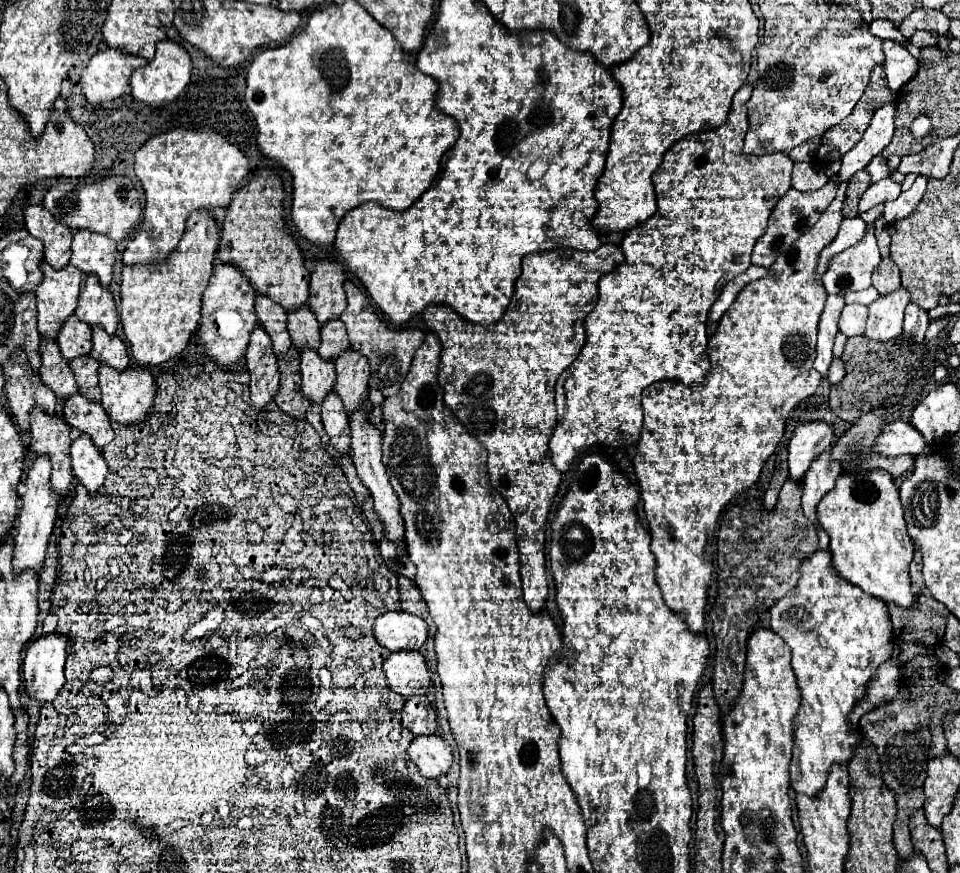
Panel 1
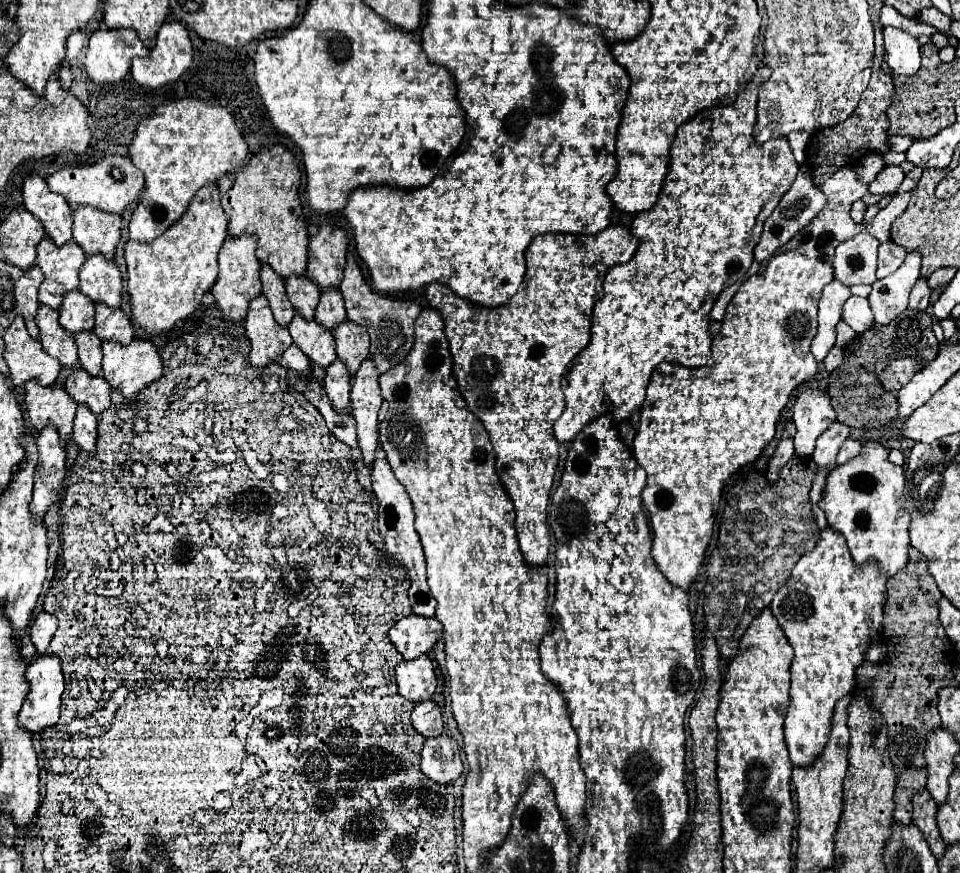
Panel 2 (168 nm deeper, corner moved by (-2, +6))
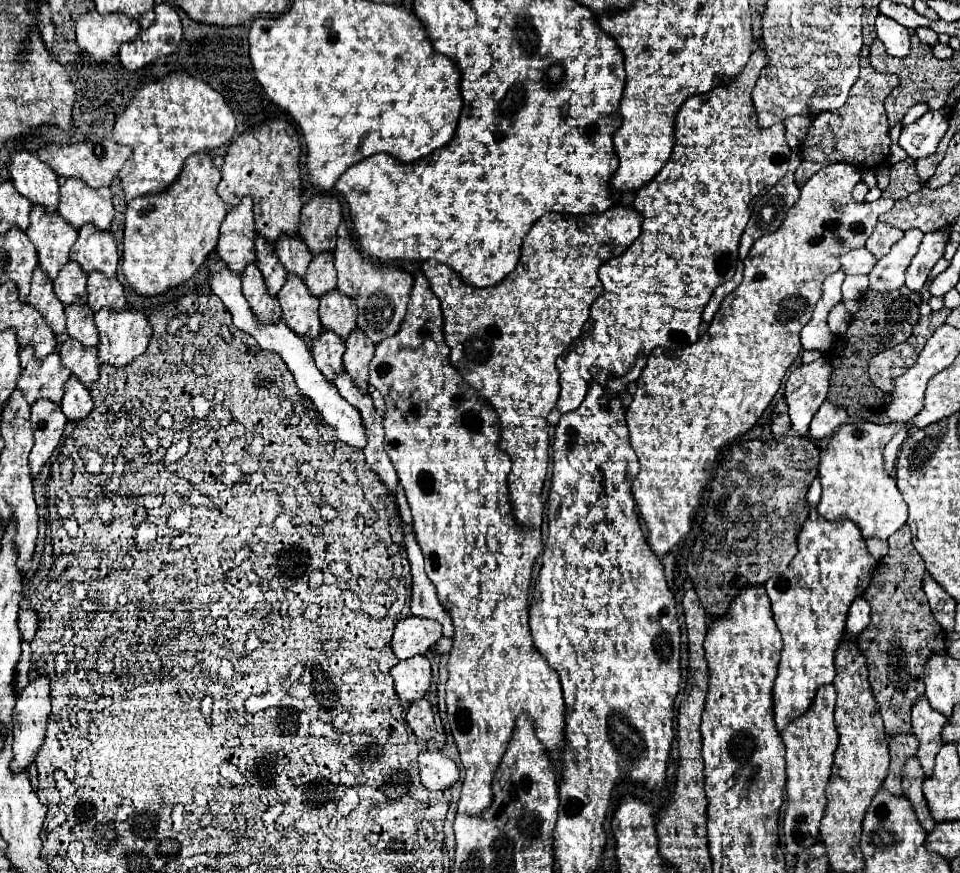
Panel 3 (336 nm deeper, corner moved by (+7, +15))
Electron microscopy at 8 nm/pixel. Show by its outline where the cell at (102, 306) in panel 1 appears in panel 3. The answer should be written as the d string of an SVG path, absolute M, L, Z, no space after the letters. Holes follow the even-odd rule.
M83 225L79 231L79 239L71 247L73 261L81 265L83 271L101 271L107 277L115 277L115 269L119 263L119 253L115 239L109 231L101 231L95 225Z

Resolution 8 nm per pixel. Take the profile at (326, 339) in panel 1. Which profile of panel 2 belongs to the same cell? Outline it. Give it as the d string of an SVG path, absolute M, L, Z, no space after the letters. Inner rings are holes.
M326 290L326 294L320 296L320 304L316 308L314 320L326 330L334 330L336 326L340 326L342 322L348 320L340 290Z

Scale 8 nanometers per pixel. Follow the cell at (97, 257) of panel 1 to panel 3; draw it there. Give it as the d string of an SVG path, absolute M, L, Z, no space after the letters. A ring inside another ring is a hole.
M71 177L61 185L59 213L75 229L81 229L85 223L93 223L97 229L109 229L113 219L111 189L91 189L81 179Z

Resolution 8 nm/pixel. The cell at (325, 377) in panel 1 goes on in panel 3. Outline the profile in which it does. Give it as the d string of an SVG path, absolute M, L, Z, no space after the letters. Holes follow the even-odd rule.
M287 273L287 281L277 293L283 307L283 321L289 329L303 337L317 337L321 333L319 299L309 293L305 281L295 273Z

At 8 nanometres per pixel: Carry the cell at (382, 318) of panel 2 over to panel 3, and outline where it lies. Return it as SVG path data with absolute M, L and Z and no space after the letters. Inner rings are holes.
M345 221L339 225L339 239L335 249L335 269L339 273L337 289L357 301L359 307L359 319L357 325L367 333L367 337L377 343L385 337L397 333L401 319L407 311L407 301L413 285L413 277L393 265L377 265L361 255L361 251L355 247L355 241L345 225Z

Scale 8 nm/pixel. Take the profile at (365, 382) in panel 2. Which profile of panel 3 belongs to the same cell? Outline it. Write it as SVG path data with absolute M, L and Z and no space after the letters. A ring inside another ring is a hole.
M355 327L353 333L349 333L345 345L347 345L347 351L343 355L345 371L353 377L353 381L359 385L359 389L367 389L369 387L367 369L373 359L375 345L373 345L373 341L369 341L369 337L359 327Z

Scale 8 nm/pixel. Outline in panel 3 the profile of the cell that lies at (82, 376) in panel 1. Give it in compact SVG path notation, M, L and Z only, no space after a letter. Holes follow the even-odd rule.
M65 305L67 333L69 337L81 341L85 347L95 347L99 341L99 331L93 321L93 311L89 305Z

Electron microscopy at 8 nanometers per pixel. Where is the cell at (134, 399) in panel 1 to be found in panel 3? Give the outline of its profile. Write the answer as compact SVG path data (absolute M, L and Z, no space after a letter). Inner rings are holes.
M125 307L125 309L115 311L115 313L113 313L113 309L101 309L95 313L95 323L99 329L99 345L97 345L99 361L109 363L113 367L125 367L135 357L143 355L147 345L149 345L151 331L153 331L145 313L141 309L135 309L135 307Z

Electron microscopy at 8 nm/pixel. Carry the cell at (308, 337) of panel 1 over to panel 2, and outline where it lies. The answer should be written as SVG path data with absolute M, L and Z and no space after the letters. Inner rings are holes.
M304 276L288 278L286 294L288 294L294 310L302 318L306 318L306 320L314 318L314 310L316 310L318 302L320 302L320 290L310 280L306 280Z

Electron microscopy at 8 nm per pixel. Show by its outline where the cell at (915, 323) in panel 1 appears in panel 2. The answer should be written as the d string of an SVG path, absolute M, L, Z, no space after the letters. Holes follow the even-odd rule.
M918 280L910 292L910 304L908 308L910 310L916 310L916 312L924 312L928 308L928 302L930 302L930 294L932 290L928 288L928 282L926 280Z

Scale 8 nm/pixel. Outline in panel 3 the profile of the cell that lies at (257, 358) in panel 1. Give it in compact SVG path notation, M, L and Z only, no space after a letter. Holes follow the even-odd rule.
M249 263L245 267L245 271L241 273L241 281L243 281L243 295L249 301L253 313L257 315L259 321L273 323L273 321L283 319L279 299L269 295L265 281L263 281L263 275L255 263Z

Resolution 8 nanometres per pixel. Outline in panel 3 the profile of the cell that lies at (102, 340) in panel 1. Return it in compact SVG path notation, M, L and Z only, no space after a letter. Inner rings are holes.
M101 271L89 273L87 293L89 293L89 307L93 311L99 311L101 307L111 307L119 311L123 309L123 305L127 305L123 285L117 281L117 277L109 279Z

